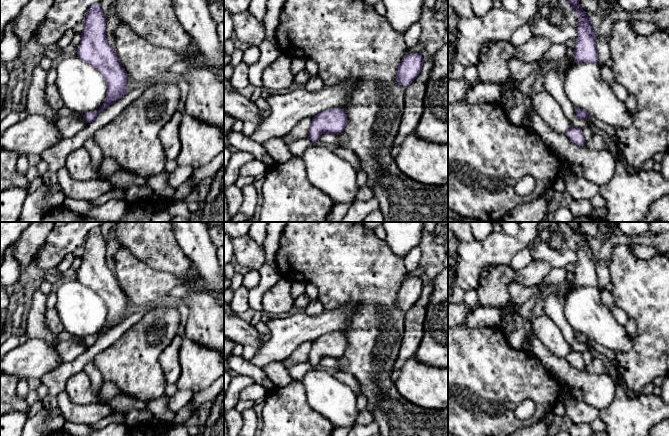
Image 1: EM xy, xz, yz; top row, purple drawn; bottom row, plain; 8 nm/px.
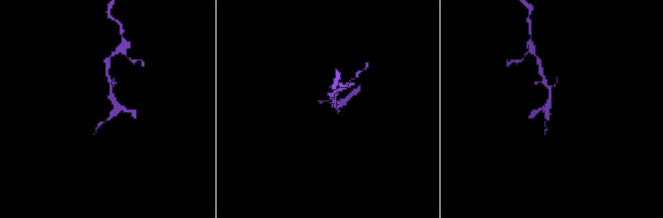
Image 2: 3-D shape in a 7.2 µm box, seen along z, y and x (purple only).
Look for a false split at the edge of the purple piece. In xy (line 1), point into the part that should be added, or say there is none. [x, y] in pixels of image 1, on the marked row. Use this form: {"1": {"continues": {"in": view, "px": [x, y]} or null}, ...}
{"1": {"continues": null}}

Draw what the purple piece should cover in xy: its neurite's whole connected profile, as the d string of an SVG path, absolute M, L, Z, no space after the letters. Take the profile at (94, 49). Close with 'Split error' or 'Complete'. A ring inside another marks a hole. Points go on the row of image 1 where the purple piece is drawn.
M100 3L92 4L84 19L77 56L96 68L105 78L108 89L105 102L98 110L85 113L85 121L93 122L97 115L127 94L127 73L106 38L106 17Z. Complete

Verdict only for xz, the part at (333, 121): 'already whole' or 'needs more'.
already whole

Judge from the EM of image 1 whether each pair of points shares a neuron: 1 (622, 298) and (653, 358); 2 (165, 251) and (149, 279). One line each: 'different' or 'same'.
1: same
2: different

